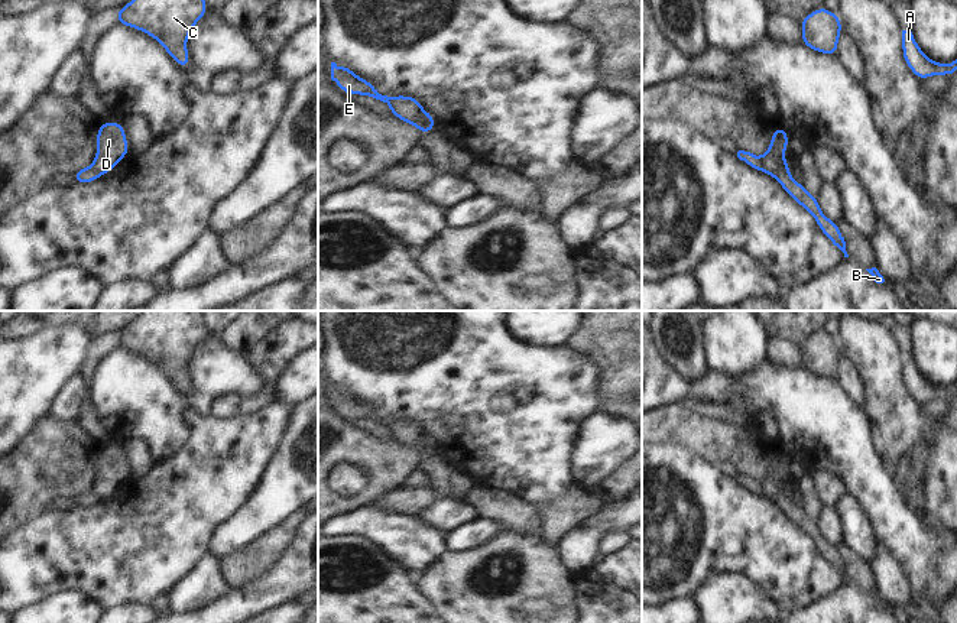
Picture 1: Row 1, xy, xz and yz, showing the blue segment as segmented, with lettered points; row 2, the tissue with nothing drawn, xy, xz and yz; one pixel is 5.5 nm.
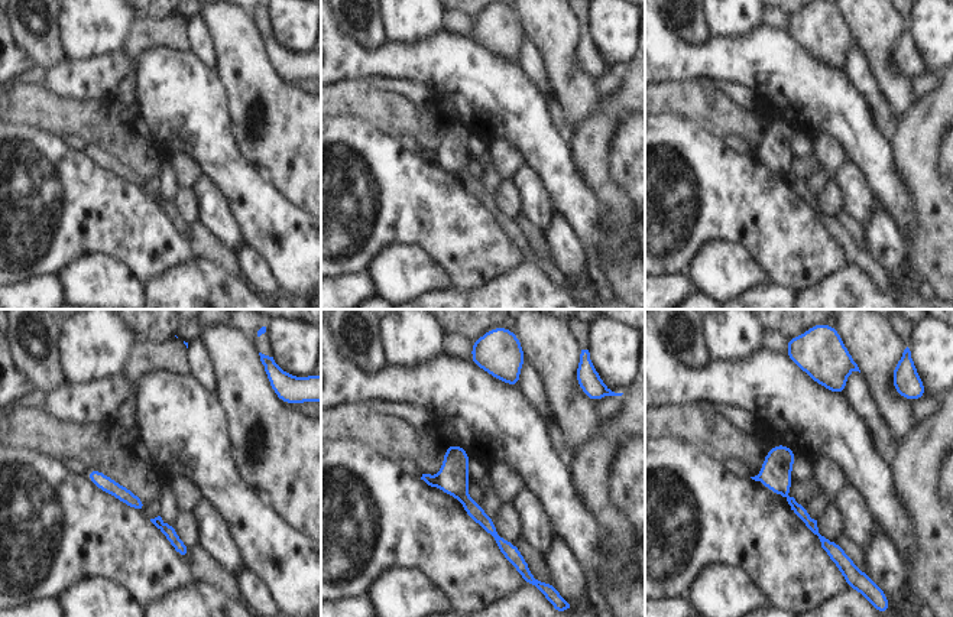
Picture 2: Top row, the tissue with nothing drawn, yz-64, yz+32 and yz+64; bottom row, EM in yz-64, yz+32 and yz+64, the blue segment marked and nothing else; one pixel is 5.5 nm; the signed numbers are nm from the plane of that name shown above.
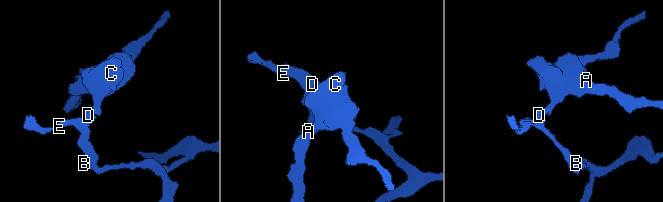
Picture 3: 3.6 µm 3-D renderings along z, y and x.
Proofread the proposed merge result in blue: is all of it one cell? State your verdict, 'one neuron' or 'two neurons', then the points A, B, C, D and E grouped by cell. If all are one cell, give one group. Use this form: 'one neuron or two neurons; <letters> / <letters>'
two neurons; A C D / B E

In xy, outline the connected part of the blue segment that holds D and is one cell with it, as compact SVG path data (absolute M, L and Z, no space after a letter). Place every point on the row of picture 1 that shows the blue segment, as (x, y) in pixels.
M103 121L97 129L97 153L93 166L100 175L107 175L111 169L129 155L126 130L121 123Z

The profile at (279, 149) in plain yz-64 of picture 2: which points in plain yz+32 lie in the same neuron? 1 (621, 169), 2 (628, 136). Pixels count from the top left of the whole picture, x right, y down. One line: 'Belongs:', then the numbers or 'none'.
Belongs: 1, 2

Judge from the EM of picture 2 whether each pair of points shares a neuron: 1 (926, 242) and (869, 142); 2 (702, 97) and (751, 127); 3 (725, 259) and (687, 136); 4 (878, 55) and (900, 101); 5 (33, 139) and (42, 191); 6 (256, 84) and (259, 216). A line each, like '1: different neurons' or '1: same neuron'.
1: different neurons
2: same neuron
3: different neurons
4: same neuron
5: same neuron
6: different neurons

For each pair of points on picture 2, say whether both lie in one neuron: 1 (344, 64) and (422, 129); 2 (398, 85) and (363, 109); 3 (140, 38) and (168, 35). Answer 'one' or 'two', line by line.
1: two
2: two
3: one

